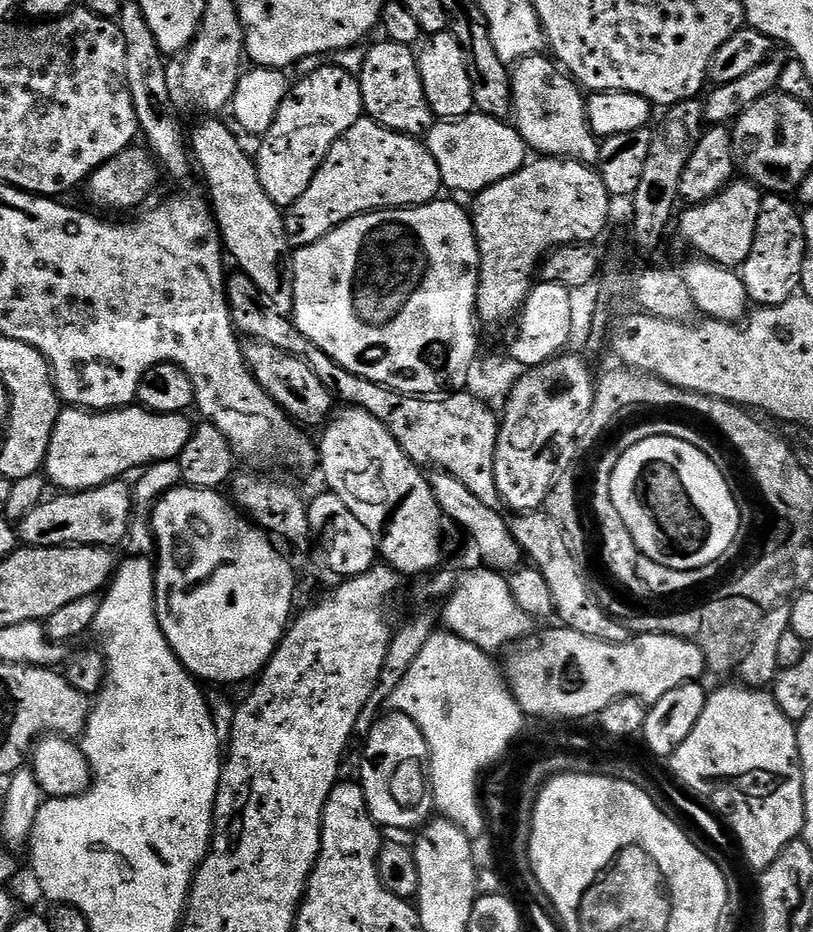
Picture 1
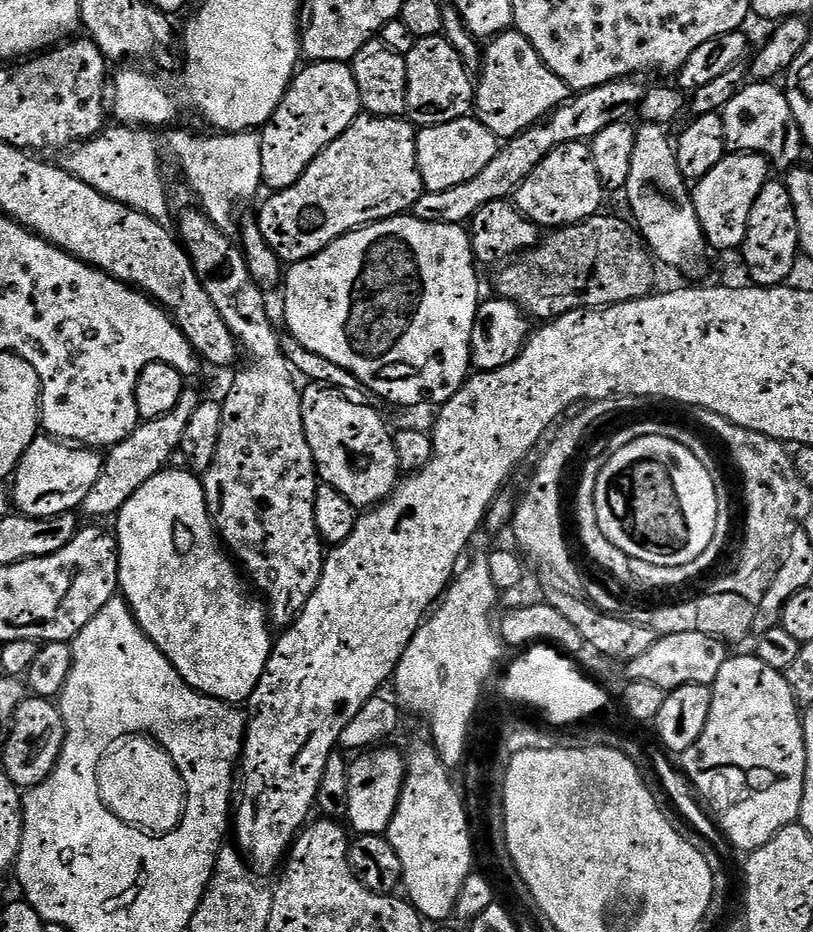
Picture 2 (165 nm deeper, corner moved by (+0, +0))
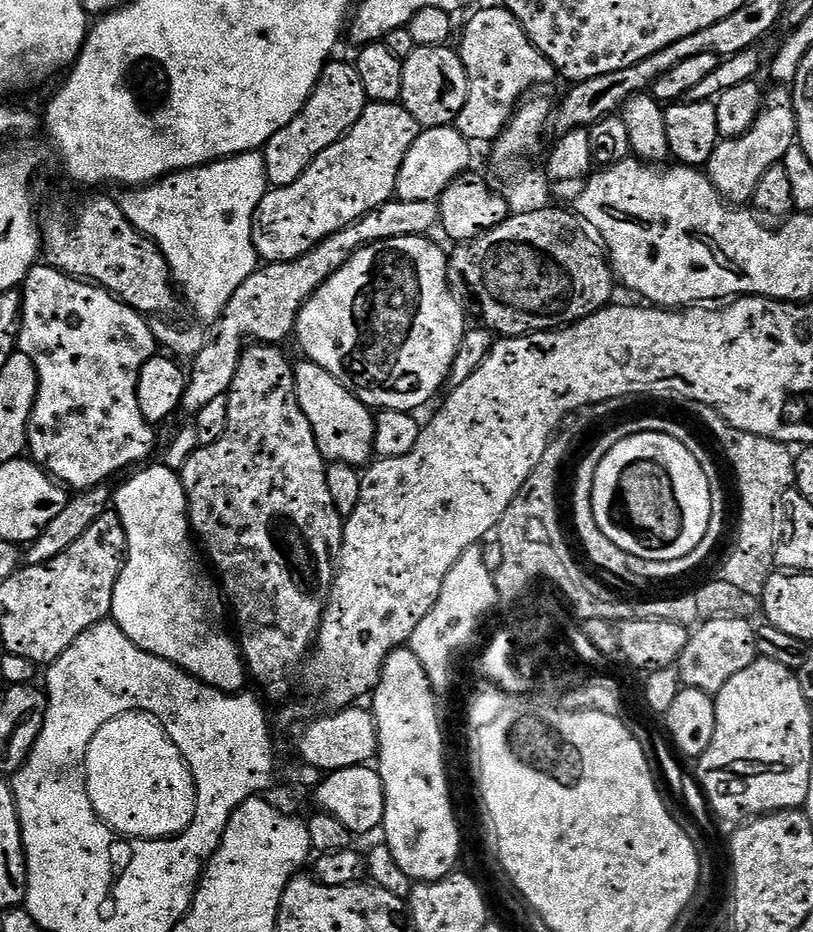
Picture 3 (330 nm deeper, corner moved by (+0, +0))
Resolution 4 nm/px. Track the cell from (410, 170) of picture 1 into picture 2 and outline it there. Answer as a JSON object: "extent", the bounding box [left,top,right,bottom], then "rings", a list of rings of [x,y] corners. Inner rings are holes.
{"extent":[258,114,426,266],"rings":[[[367,114],[357,116],[356,121],[339,138],[334,142],[330,142],[330,146],[326,146],[326,150],[322,150],[322,154],[318,154],[318,158],[314,158],[314,162],[310,162],[310,166],[302,174],[302,178],[298,178],[298,182],[294,182],[294,186],[273,191],[271,193],[272,197],[261,206],[258,223],[262,230],[262,236],[266,238],[270,250],[274,250],[276,257],[285,265],[291,266],[310,259],[311,256],[318,254],[322,250],[326,250],[326,246],[330,246],[330,242],[334,242],[339,236],[345,236],[347,232],[352,232],[356,228],[366,228],[369,224],[377,224],[380,220],[389,220],[395,216],[411,213],[413,206],[418,202],[418,198],[422,198],[426,191],[422,174],[419,172],[416,138],[417,129],[407,119],[394,116],[370,116]]]}

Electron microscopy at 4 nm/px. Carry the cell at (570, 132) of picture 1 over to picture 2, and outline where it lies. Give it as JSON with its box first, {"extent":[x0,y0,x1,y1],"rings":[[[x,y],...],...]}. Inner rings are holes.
{"extent":[474,30,570,142],"rings":[[[509,30],[492,37],[482,52],[482,67],[474,88],[474,116],[490,130],[500,142],[512,140],[528,128],[539,124],[557,108],[568,103],[570,89],[554,70],[542,62],[538,50],[521,32]]]}

